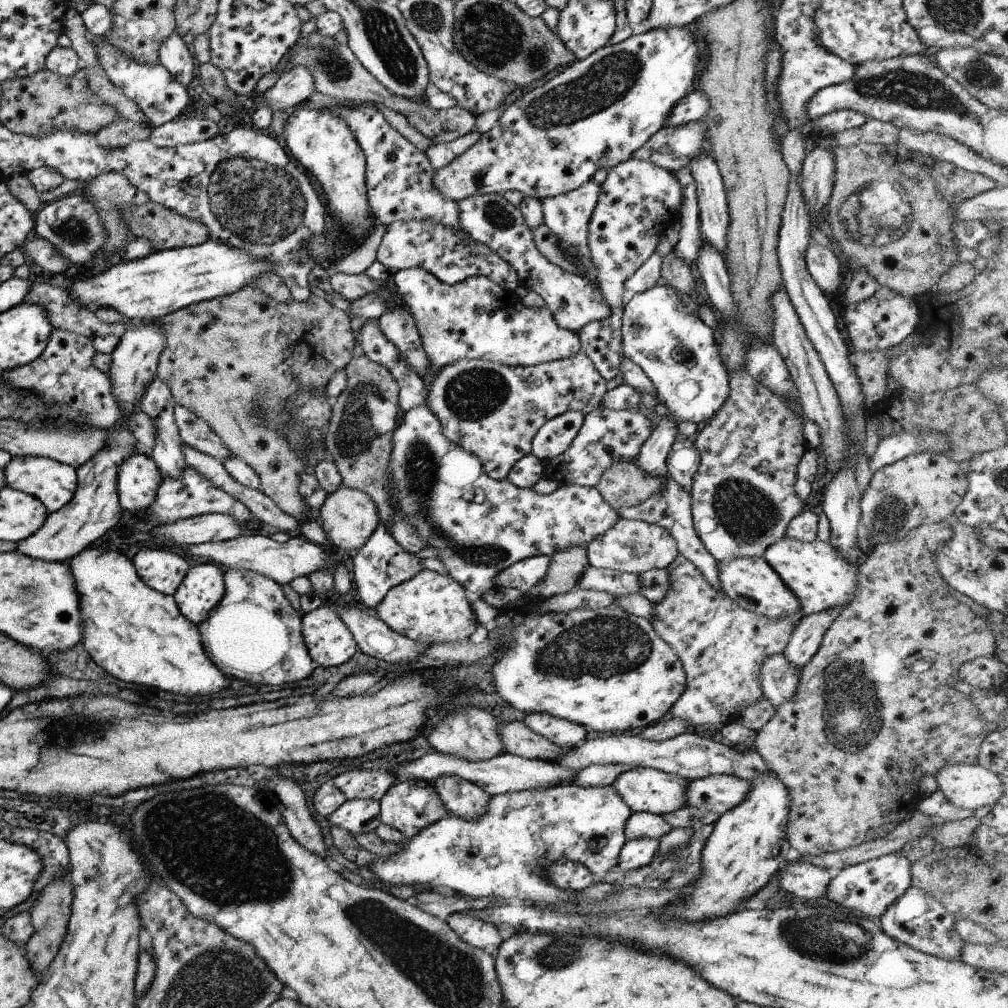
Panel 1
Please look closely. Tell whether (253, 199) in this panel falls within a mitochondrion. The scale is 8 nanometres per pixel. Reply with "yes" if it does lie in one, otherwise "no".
yes

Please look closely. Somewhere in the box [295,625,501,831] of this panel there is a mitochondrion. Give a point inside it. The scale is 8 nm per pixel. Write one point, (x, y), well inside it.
(339, 744)

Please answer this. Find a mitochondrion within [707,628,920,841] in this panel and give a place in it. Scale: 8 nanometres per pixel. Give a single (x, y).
(852, 709)

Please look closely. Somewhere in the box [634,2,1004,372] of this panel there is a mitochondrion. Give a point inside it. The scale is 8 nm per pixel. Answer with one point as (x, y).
(912, 89)

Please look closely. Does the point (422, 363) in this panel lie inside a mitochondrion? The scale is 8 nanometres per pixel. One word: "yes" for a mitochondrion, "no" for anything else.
no

